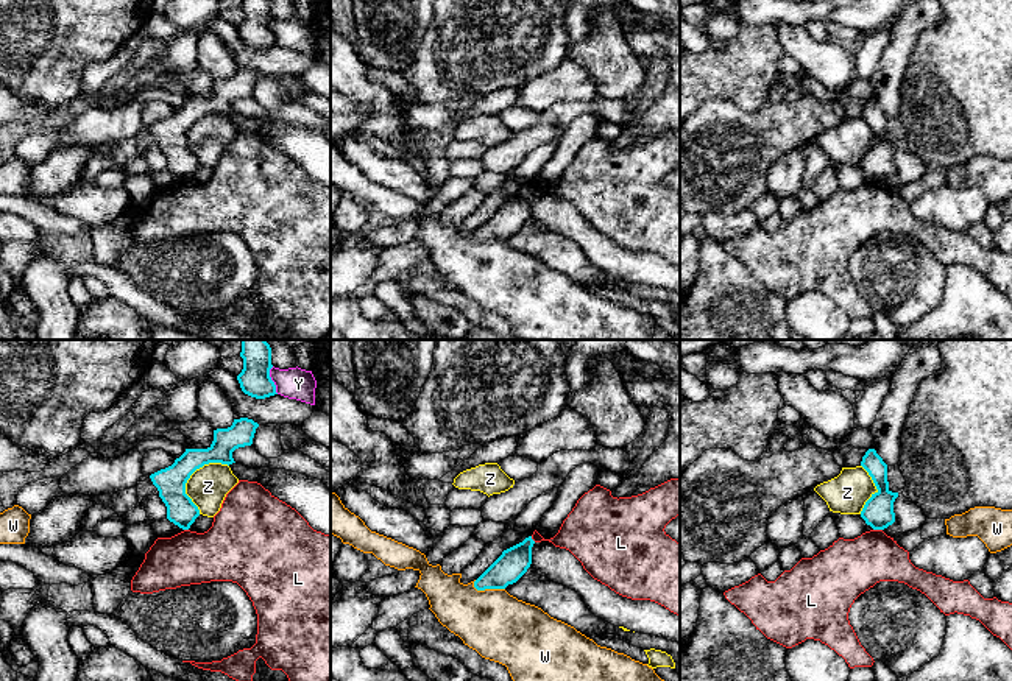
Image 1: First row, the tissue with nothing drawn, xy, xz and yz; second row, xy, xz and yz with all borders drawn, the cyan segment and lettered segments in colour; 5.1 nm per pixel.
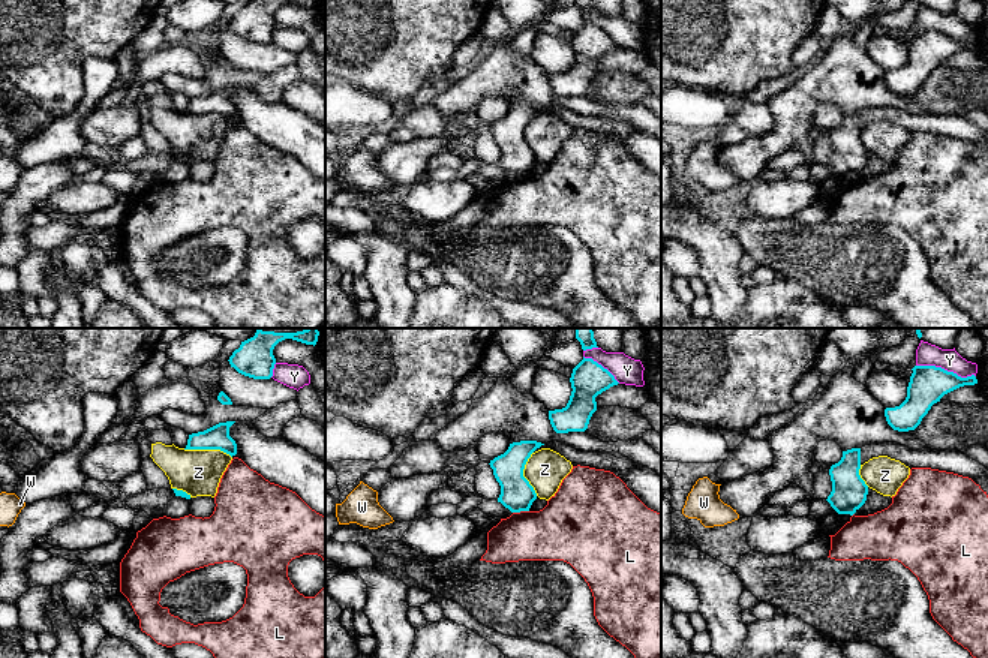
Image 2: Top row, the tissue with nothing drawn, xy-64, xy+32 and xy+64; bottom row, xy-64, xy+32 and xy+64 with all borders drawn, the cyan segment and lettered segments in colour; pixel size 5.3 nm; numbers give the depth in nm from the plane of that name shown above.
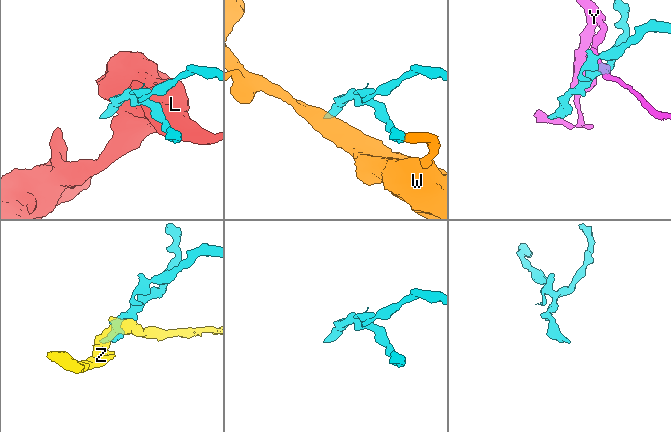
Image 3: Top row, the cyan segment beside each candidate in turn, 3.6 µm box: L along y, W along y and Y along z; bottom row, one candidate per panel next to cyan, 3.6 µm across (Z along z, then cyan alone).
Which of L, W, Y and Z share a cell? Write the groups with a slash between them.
L / W / Y / Z

